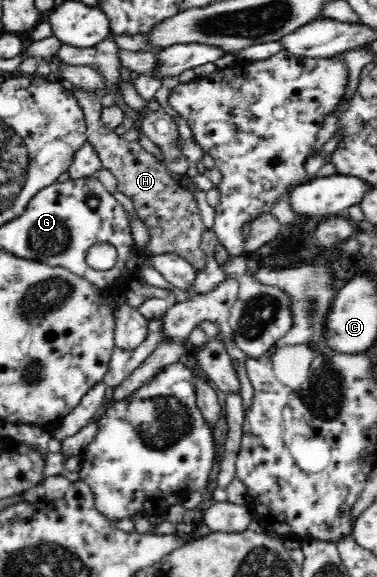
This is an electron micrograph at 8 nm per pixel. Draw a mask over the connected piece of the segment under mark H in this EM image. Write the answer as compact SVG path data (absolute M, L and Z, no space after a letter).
M71 86L70 89L77 97L85 115L86 142L93 145L103 168L115 176L117 191L132 200L138 218L147 227L149 239L145 242L144 250L150 254L174 252L189 261L195 273L200 273L207 264L207 255L201 249L201 240L206 229L193 194L189 193L186 187L173 181L171 171L157 162L155 156L146 152L139 142L126 141L101 123L99 112L103 104L101 100L95 98L95 91L87 93Z

